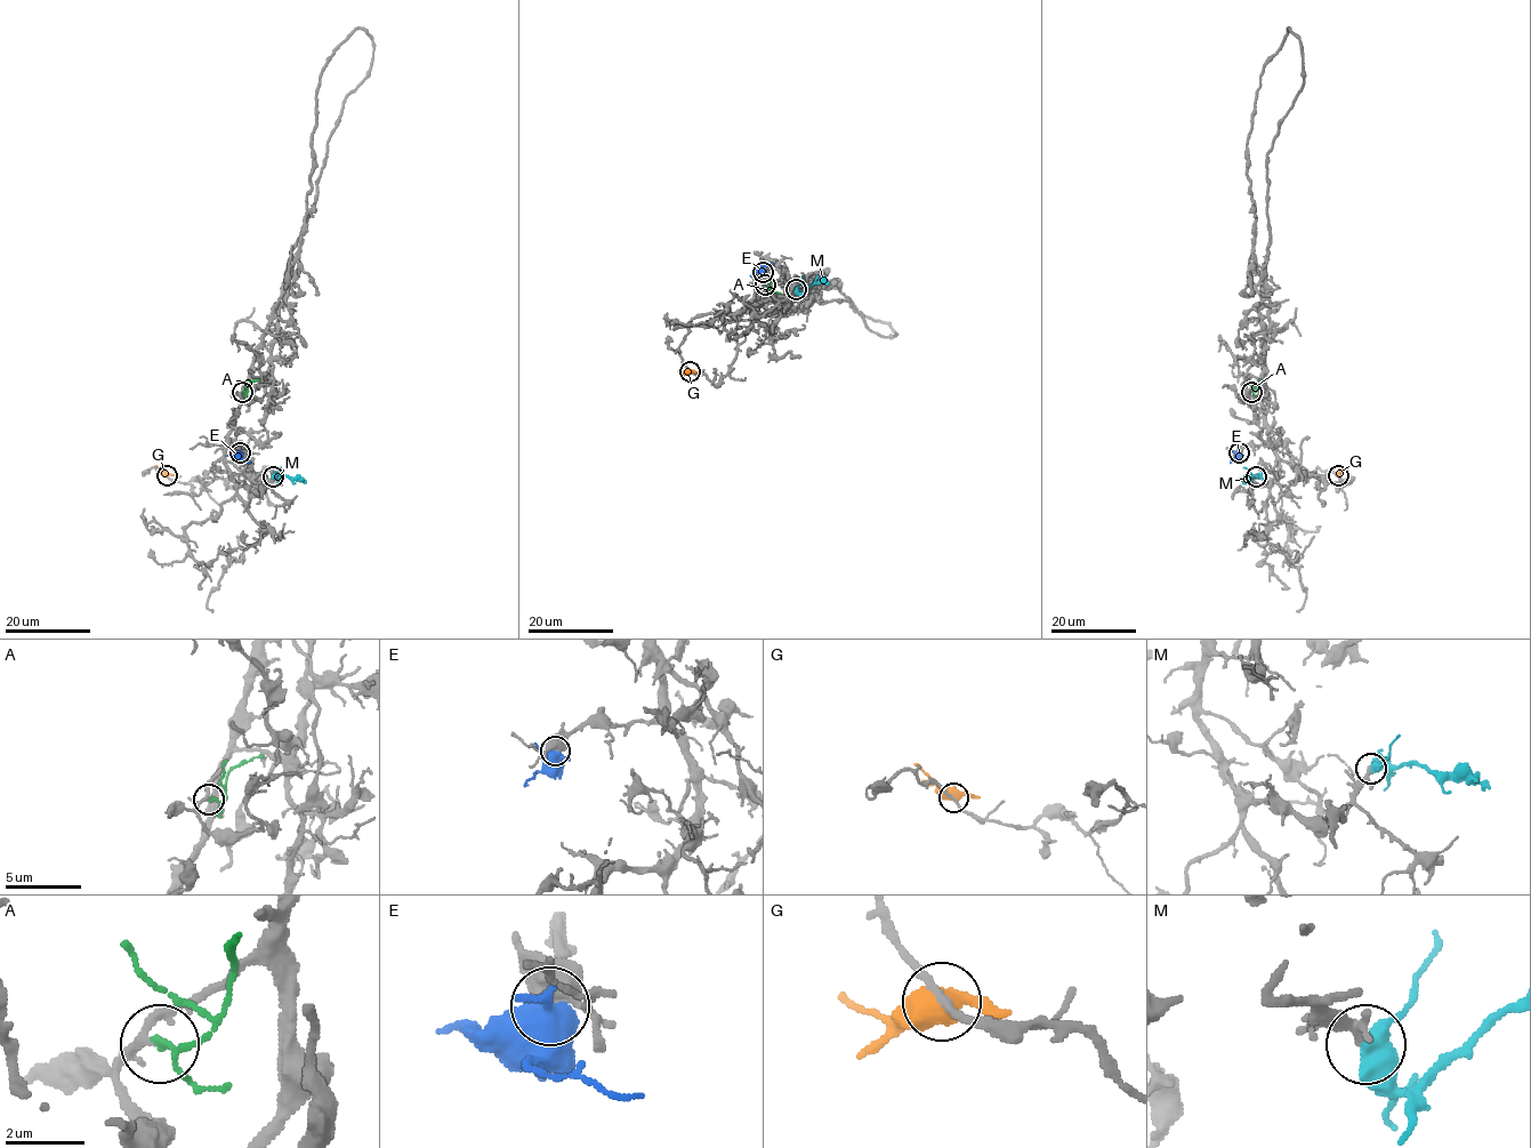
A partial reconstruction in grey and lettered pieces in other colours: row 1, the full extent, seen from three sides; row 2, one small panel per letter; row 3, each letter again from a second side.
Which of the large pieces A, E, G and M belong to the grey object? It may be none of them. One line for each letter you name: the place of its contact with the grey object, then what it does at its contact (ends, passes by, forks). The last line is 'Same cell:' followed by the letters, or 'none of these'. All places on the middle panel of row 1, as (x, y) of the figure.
M: contact (796, 289); it passes by
Same cell: M

